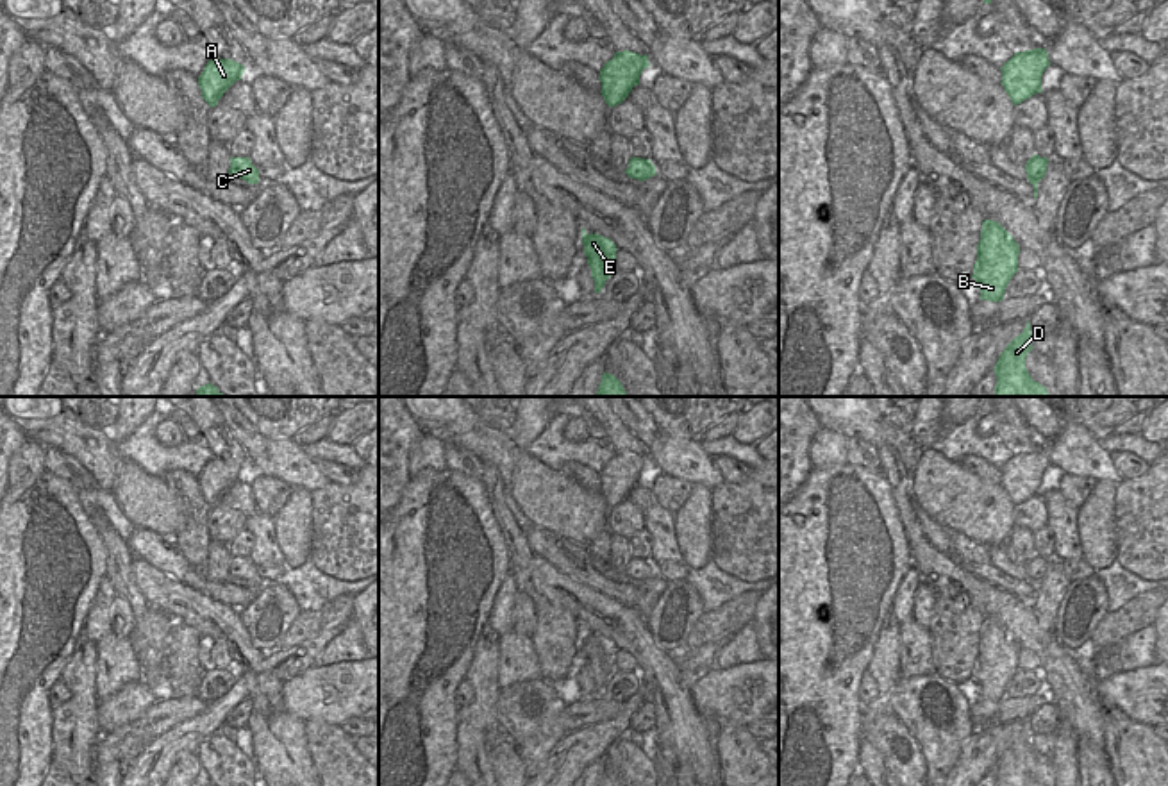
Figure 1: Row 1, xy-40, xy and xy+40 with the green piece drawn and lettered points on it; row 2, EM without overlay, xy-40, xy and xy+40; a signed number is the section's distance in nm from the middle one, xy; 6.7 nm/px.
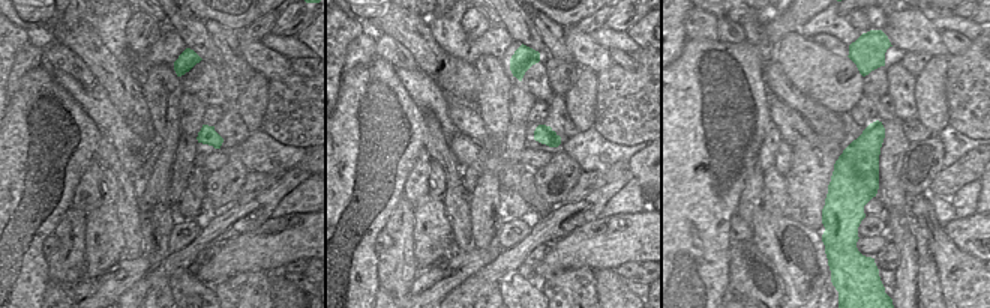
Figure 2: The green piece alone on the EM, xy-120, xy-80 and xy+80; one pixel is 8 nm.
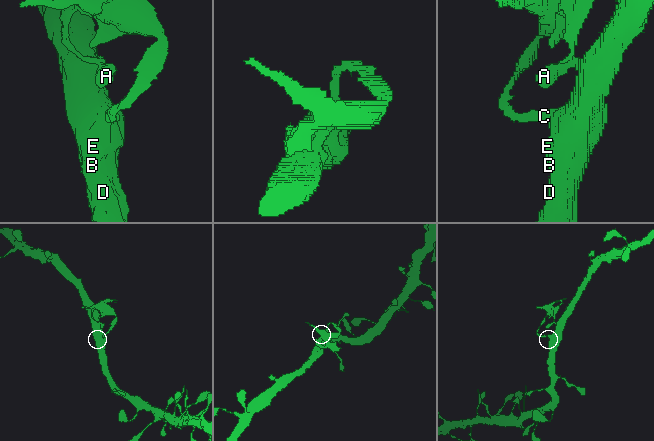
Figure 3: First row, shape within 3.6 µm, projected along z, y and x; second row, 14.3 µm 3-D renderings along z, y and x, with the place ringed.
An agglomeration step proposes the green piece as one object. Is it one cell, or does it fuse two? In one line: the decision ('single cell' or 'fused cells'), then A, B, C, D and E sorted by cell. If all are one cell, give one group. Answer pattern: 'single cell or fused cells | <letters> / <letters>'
fused cells | A B D E / C

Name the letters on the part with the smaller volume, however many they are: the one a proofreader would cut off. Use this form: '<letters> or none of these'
C.

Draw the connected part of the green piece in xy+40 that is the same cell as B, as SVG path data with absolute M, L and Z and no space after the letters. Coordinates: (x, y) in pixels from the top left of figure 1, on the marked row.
M982 222L977 261L972 275L980 289L980 300L1004 300L1005 288L1018 272L1018 254L1018 243L998 222Z

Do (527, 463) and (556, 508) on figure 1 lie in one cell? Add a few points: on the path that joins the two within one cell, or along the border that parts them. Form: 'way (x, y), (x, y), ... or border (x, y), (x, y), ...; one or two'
way (529, 474), (547, 497); one

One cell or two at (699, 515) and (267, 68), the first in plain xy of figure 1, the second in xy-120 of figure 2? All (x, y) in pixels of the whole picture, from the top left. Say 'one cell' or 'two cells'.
two cells

